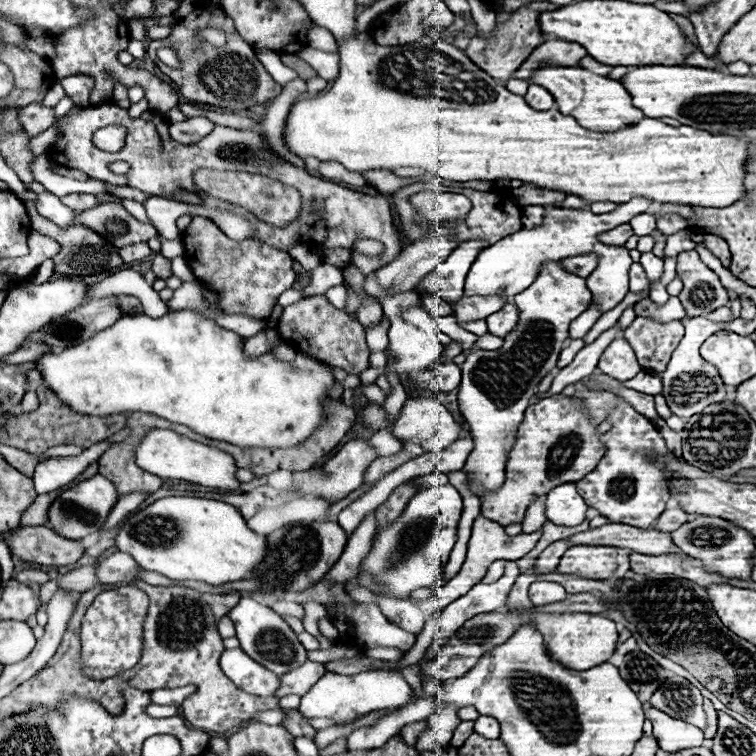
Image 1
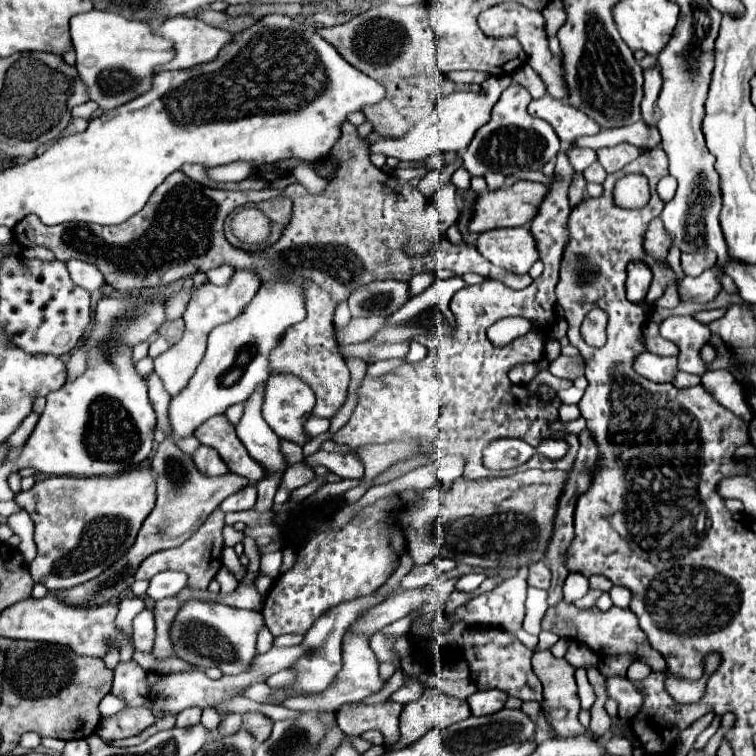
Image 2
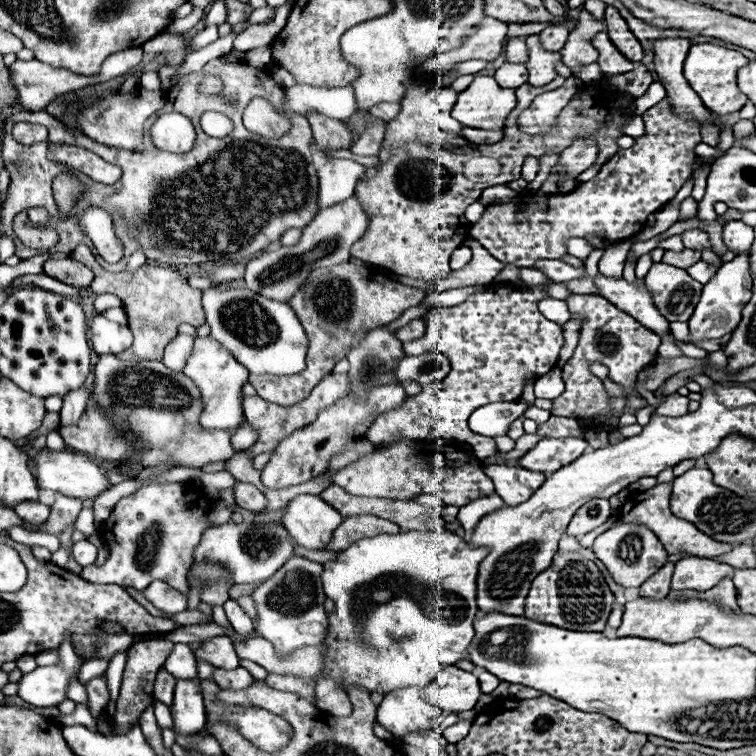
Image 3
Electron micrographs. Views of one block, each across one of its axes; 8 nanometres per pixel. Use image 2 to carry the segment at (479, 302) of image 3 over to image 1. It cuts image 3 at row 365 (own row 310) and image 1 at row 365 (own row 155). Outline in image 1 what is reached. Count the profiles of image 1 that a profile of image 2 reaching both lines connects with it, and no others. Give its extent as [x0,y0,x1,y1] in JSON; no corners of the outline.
[558,338,584,368]

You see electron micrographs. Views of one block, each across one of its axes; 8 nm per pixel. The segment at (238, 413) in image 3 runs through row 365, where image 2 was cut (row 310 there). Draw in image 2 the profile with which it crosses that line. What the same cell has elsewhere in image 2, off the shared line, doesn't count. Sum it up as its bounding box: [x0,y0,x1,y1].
[154,268,260,396]

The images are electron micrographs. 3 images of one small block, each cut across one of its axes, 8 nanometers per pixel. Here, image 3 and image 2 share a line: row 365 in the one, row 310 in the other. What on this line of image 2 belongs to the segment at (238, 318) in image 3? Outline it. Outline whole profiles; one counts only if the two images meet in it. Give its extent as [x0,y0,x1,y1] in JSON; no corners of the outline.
[170,280,306,442]

